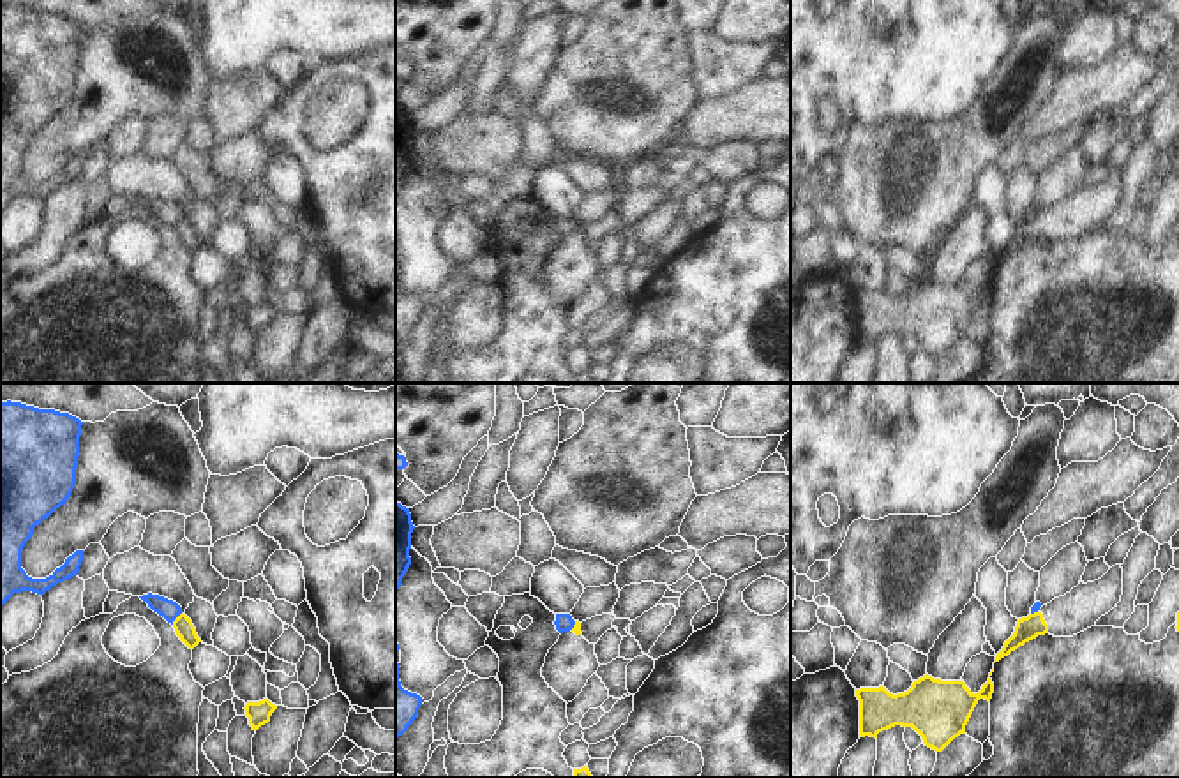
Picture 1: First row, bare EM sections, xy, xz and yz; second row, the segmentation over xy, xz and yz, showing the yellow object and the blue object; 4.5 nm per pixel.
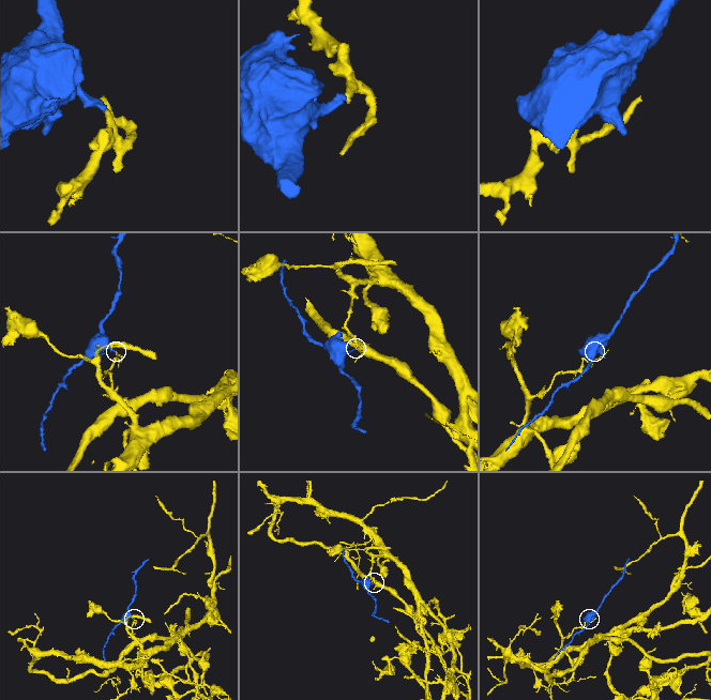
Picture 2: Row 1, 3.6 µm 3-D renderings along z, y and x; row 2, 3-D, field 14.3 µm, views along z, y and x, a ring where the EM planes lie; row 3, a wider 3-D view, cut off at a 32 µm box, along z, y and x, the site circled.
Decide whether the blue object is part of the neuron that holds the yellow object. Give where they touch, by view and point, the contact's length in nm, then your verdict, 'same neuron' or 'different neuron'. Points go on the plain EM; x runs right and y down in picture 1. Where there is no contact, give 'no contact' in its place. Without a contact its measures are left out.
xy (177, 223) | 70 nm | different neuron

